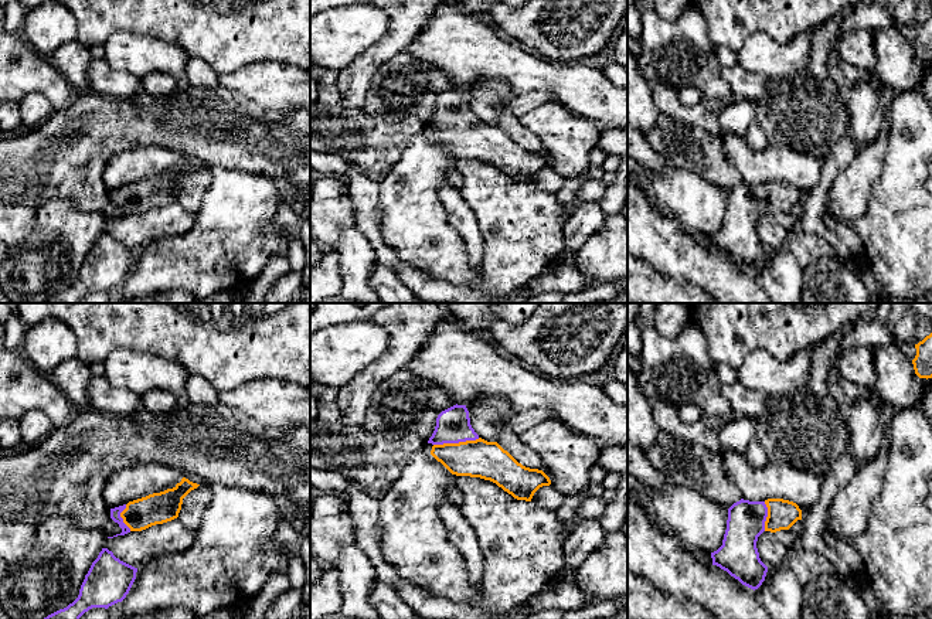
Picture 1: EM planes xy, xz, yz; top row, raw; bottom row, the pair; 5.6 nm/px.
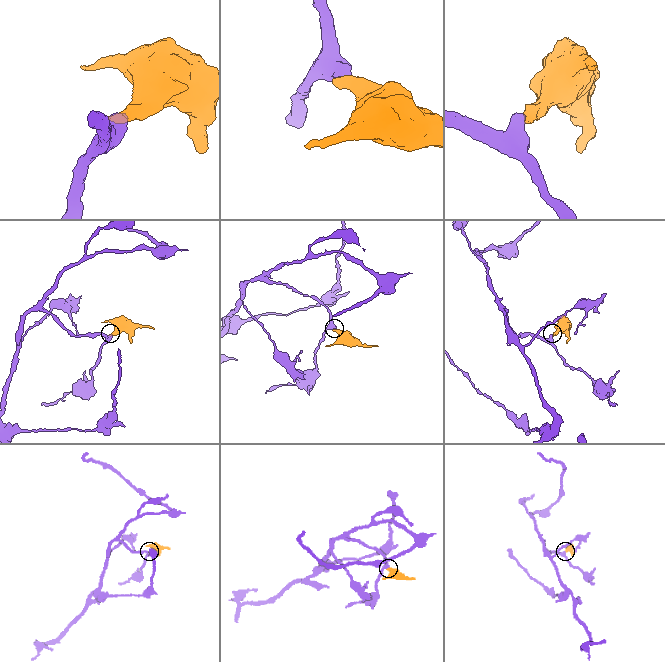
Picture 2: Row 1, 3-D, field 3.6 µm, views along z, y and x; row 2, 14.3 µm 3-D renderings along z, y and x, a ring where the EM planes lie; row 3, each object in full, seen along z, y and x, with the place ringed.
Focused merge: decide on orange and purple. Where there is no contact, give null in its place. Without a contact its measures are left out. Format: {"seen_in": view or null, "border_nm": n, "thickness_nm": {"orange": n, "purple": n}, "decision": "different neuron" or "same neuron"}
{"seen_in": "xz", "border_nm": 260, "thickness_nm": {"orange": 220, "purple": 190}, "decision": "same neuron"}

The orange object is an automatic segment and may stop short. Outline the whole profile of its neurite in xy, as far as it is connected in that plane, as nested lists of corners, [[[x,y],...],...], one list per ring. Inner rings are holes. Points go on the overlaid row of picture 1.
[[[183,477],[173,489],[110,509],[110,518],[122,528],[122,533],[113,537],[125,535],[130,531],[142,531],[177,518],[183,499],[198,486]]]

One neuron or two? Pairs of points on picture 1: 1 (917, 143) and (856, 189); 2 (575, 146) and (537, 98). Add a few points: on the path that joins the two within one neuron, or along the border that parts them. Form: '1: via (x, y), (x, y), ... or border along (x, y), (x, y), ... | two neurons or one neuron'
1: border along (888, 136), (884, 166), (873, 184), (868, 200) | two neurons
2: border along (555, 101), (541, 104), (520, 118) | two neurons

